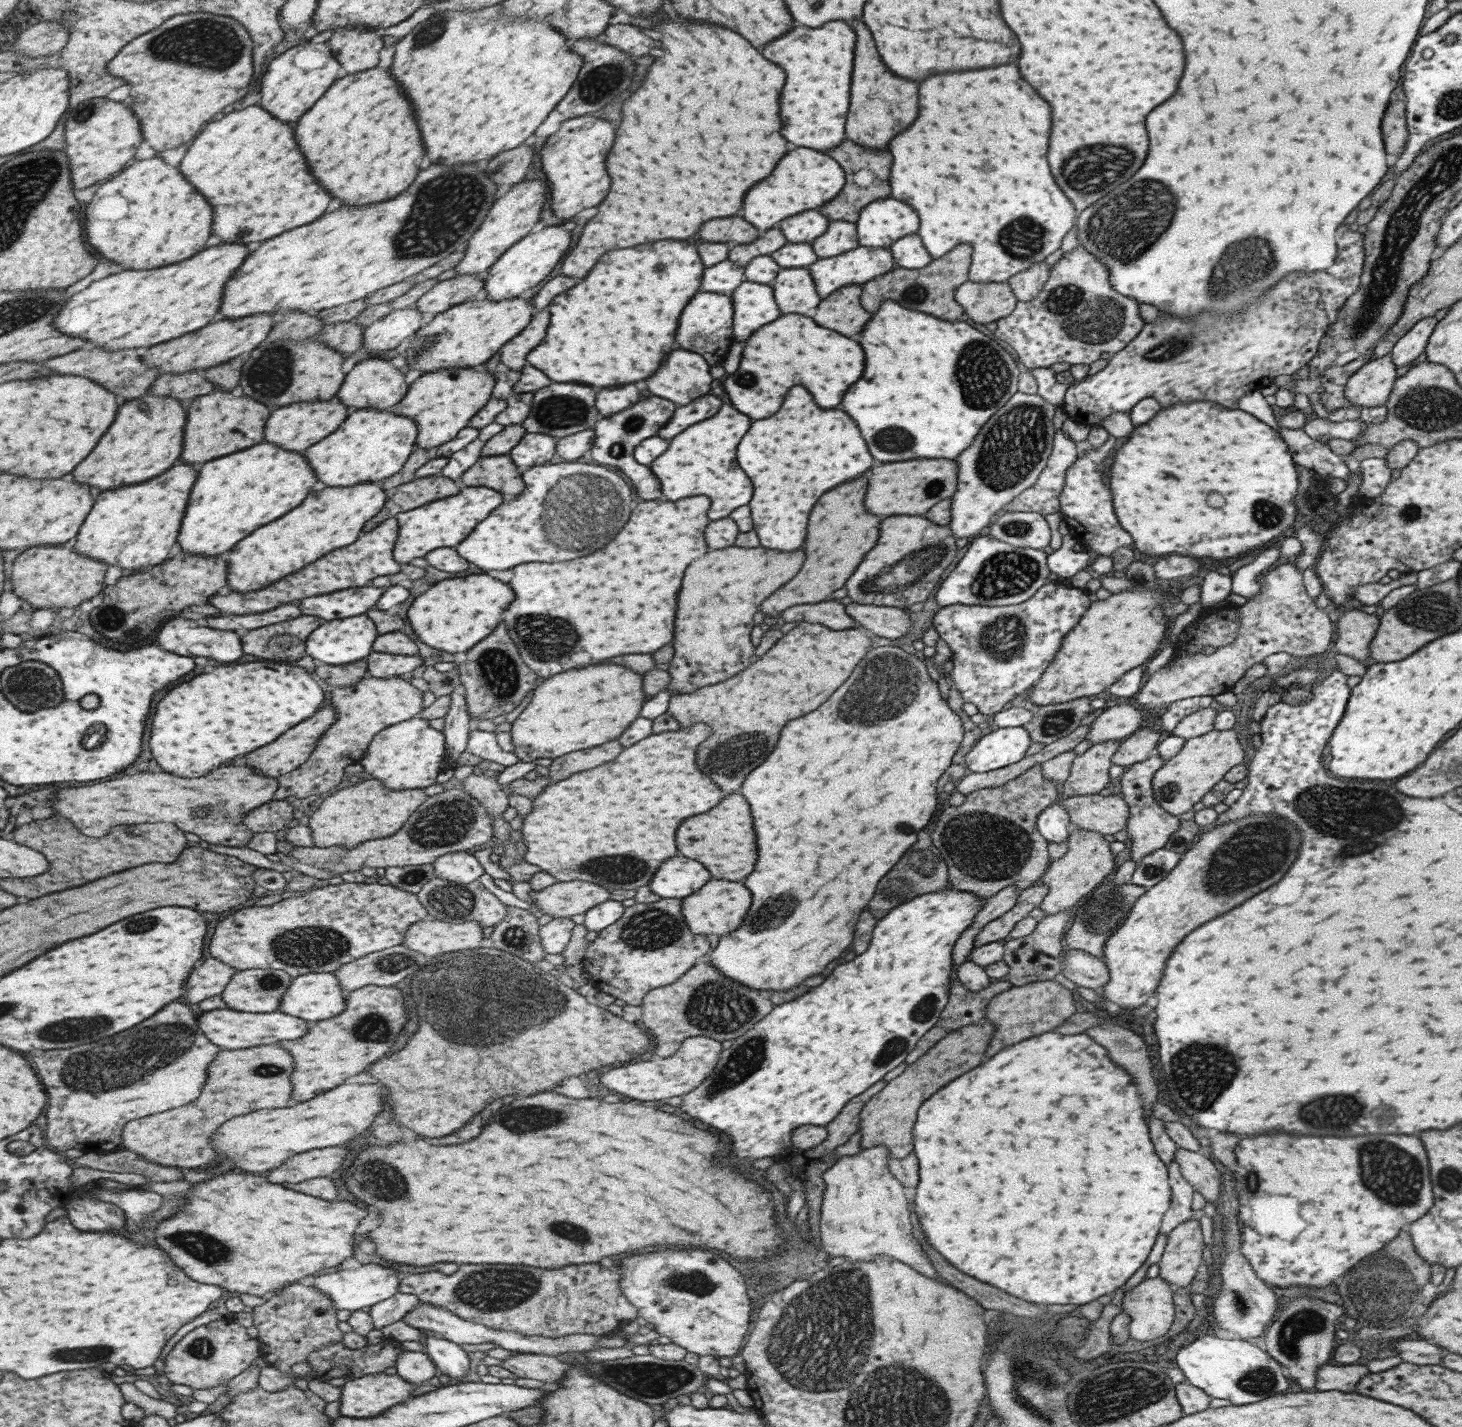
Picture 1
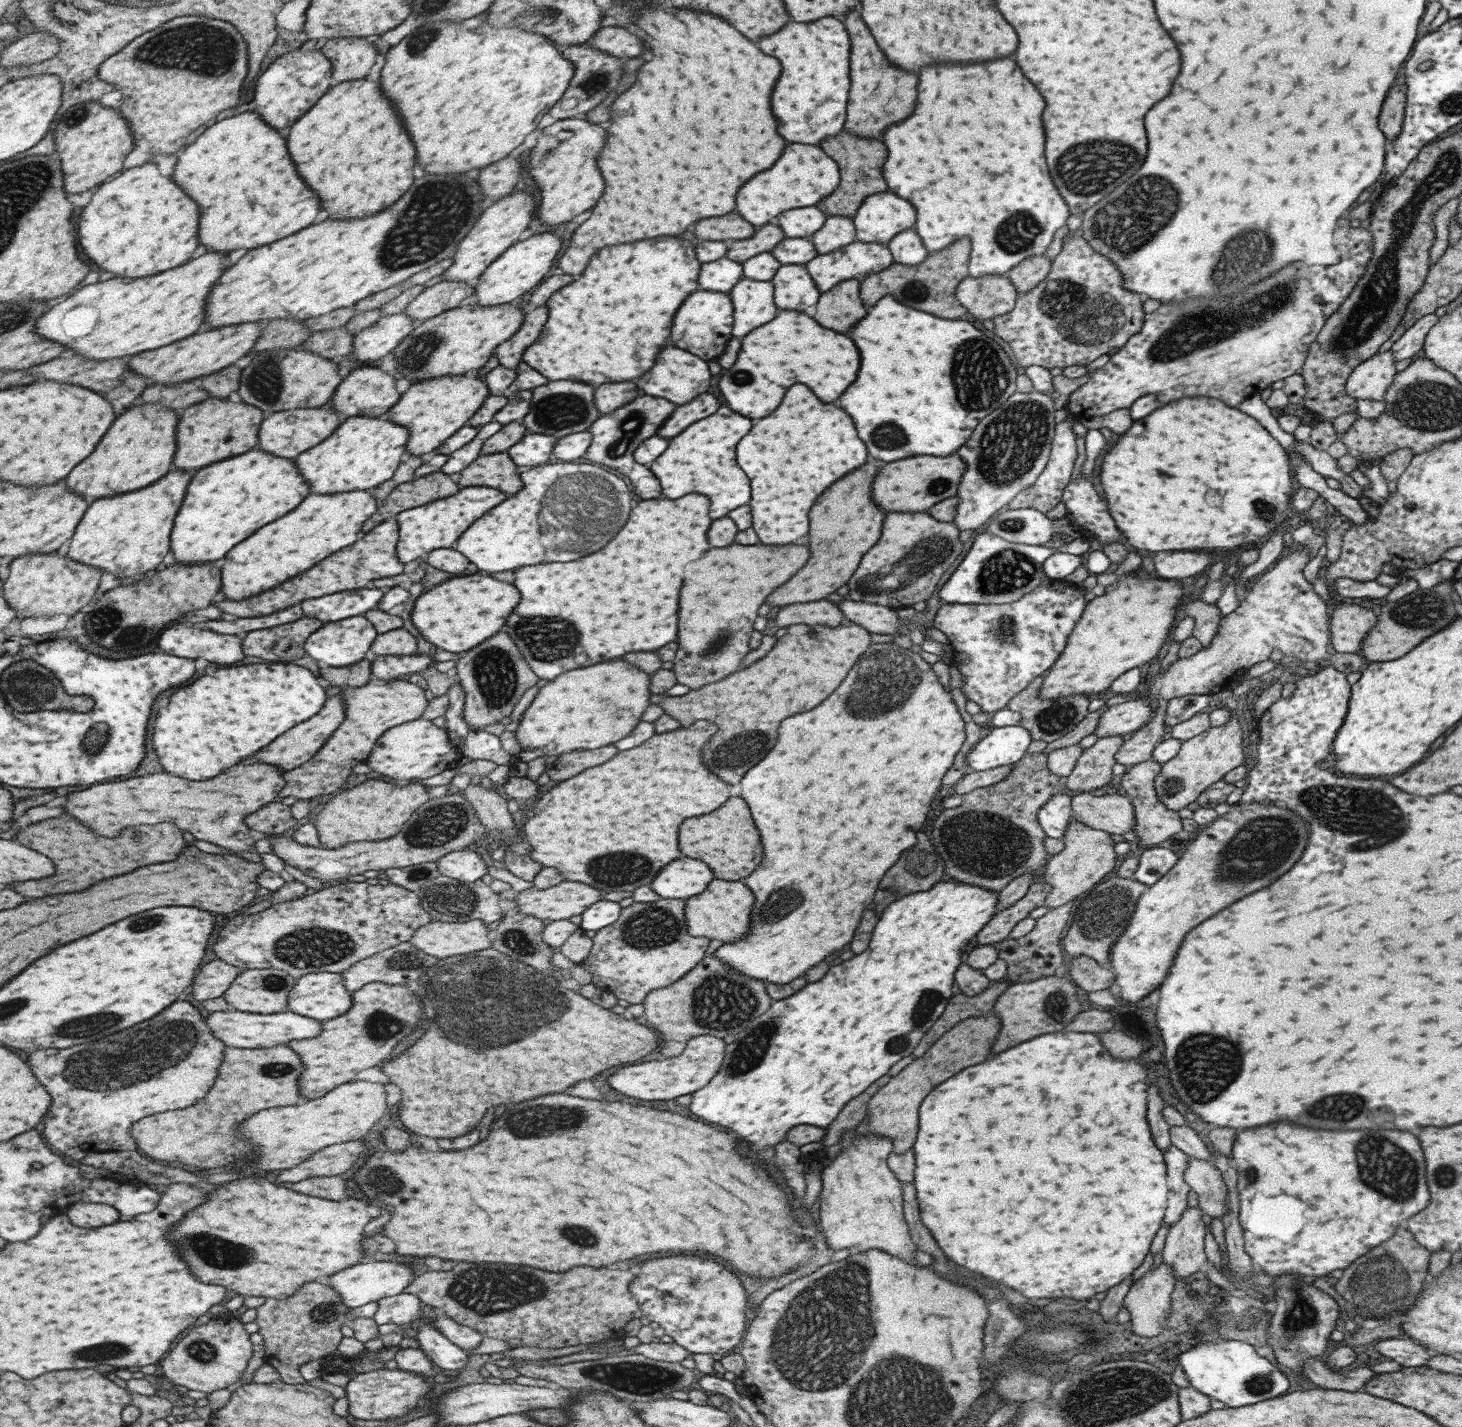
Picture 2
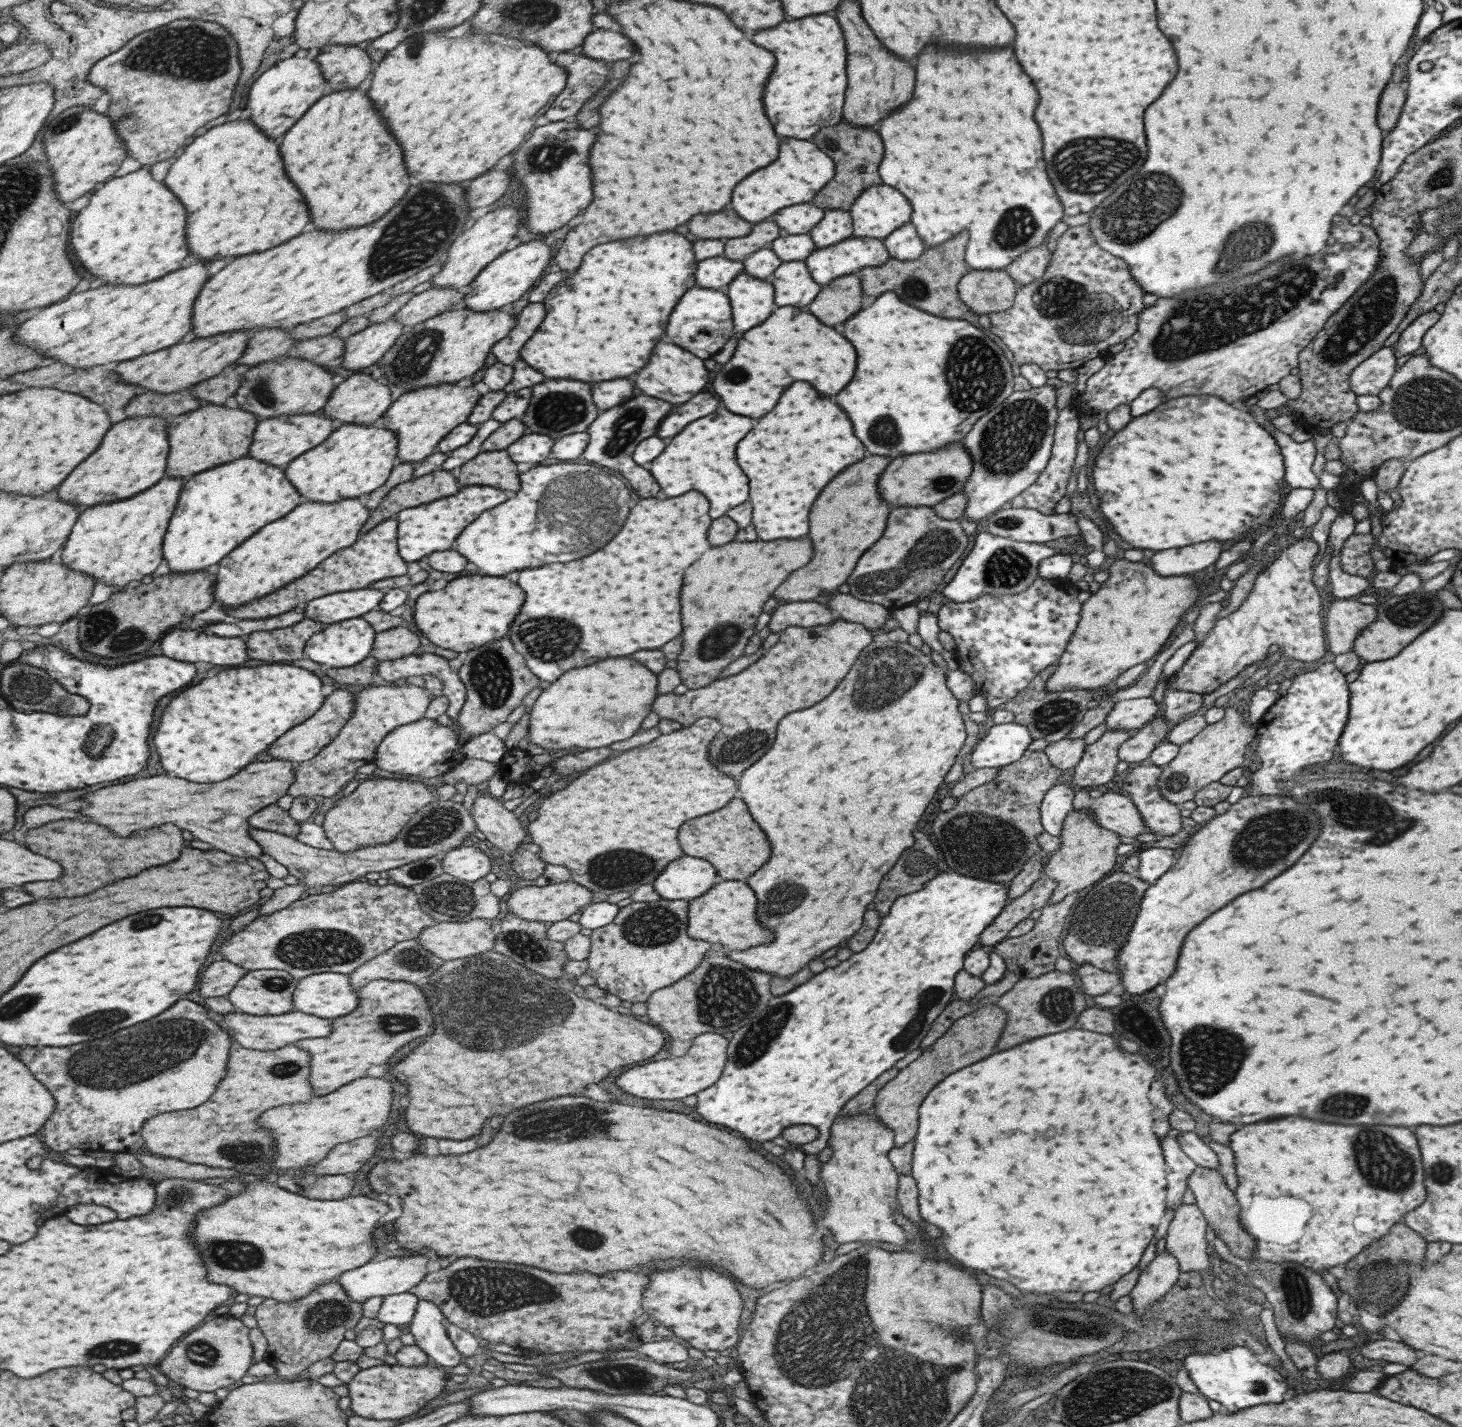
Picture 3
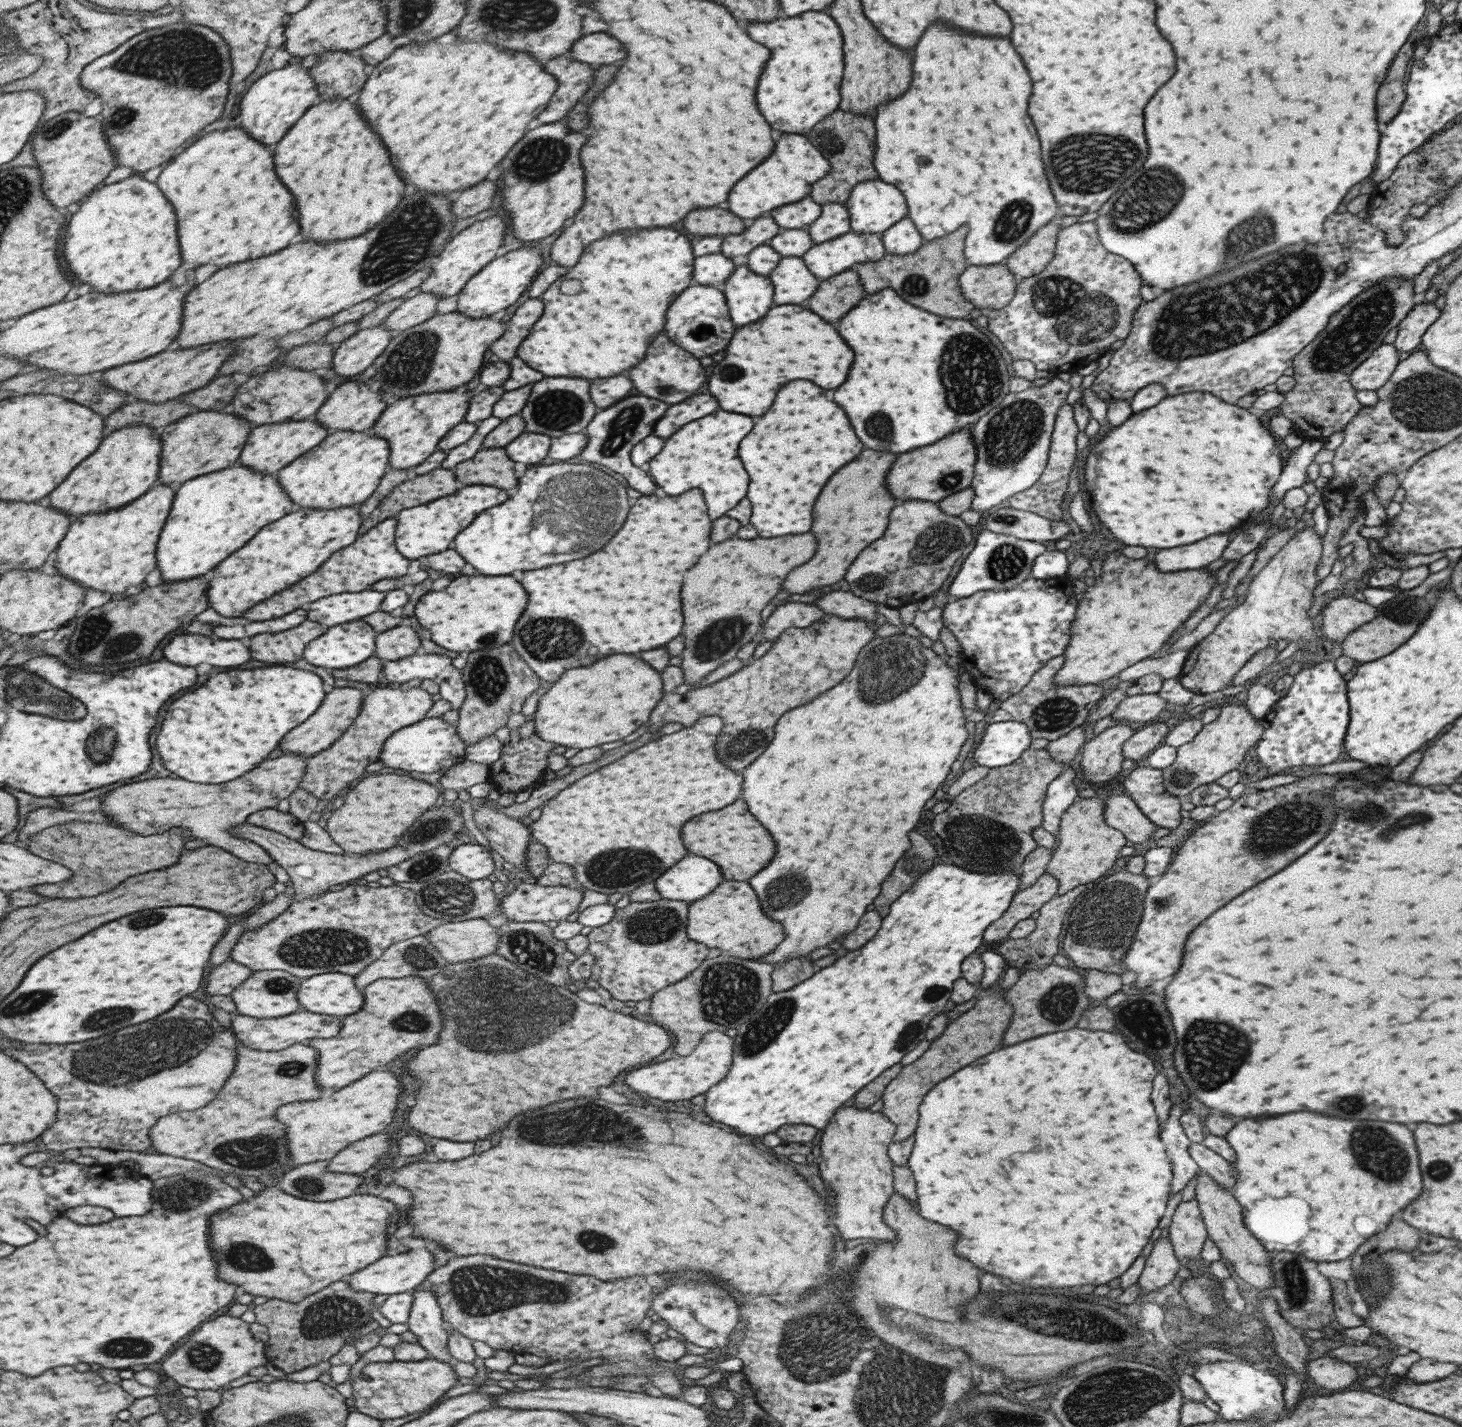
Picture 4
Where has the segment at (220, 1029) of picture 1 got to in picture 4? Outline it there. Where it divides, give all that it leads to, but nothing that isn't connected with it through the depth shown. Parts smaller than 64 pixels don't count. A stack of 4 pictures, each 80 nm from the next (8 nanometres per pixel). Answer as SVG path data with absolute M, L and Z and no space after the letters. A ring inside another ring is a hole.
M299 1012L291 1014L287 1018L249 1018L249 1016L237 1016L233 1020L233 1026L245 1046L255 1046L255 1050L285 1050L297 1042L311 1044L315 1038L335 1038L342 1032L343 1018L327 1016L327 1014L313 1014L313 1012Z

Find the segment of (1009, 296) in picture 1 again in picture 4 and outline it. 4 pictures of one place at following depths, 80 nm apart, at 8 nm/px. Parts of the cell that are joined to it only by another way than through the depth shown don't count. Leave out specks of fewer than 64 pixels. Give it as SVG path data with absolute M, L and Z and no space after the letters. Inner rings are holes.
M1003 262L985 266L967 265L958 276L958 285L963 296L979 310L1003 308L1014 295L1017 283L1017 277L1011 274Z

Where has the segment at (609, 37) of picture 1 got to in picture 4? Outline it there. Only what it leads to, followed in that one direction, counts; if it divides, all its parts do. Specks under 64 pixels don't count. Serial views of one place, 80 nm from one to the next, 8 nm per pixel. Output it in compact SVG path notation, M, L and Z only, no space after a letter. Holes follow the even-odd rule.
M601 32L590 33L578 38L570 46L568 53L571 60L584 62L591 68L623 58L623 48L619 46L619 42L615 42L613 38Z

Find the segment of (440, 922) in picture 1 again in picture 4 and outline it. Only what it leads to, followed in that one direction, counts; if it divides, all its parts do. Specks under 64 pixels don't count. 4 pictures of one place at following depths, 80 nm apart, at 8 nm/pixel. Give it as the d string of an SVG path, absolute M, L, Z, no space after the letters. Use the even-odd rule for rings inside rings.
M483 918L441 922L425 934L425 937L447 964L490 956L497 951L500 938L497 929L489 926Z

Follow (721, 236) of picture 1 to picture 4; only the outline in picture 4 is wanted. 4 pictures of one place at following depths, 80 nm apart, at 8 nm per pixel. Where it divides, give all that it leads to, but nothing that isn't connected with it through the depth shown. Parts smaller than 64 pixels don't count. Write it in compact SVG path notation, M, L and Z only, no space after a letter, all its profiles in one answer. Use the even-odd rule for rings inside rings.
M703 208L703 210L691 210L691 214L683 218L683 228L699 236L717 236L717 234L725 236L739 234L743 232L745 226L741 218L733 216L727 210Z

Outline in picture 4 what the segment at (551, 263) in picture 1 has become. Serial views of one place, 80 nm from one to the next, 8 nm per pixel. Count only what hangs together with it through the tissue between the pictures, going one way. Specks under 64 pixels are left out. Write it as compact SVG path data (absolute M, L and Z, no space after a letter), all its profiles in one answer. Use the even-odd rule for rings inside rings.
M520 247L494 258L474 274L457 293L456 312L469 318L483 318L506 309L517 300L523 290L529 288L533 276L541 270L541 263L541 255L539 251L535 251L535 247Z

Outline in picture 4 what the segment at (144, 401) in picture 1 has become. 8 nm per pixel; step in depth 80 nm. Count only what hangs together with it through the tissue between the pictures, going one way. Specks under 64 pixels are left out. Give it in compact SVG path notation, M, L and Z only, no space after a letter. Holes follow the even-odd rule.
M132 424L106 436L97 453L71 473L50 495L51 507L76 518L131 505L157 485L163 468L161 429Z

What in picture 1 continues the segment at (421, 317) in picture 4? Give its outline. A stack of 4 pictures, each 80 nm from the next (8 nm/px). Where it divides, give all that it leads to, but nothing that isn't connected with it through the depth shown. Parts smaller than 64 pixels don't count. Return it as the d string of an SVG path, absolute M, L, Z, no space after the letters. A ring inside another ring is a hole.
M477 274L455 275L434 284L412 306L421 314L439 314L452 306L465 302L469 296L475 296L482 286L483 281Z

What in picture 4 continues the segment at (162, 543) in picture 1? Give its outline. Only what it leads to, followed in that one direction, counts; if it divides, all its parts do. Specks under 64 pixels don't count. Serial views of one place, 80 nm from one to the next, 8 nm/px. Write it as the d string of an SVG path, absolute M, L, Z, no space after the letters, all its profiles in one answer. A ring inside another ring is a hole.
M157 484L131 505L109 512L83 514L77 517L56 549L54 570L76 580L85 588L109 592L114 597L124 596L124 592L127 592L131 586L142 587L147 576L158 568L158 542L167 519L170 517L170 510L177 496L177 487L171 484Z

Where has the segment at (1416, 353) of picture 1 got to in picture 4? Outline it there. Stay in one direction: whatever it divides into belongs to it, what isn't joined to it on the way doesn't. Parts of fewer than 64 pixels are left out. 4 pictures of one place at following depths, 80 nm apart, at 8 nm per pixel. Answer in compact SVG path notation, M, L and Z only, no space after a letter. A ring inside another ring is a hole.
M1415 300L1413 308L1407 312L1405 318L1395 327L1396 337L1392 342L1395 350L1400 352L1413 352L1419 346L1421 335L1427 327L1439 316L1433 303L1421 303Z

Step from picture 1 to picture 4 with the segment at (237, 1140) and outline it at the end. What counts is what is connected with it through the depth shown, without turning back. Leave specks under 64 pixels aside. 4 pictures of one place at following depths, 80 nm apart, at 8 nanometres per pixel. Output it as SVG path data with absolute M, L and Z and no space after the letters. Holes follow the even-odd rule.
M377 1070L367 1078L339 1090L337 1094L313 1102L293 1102L283 1106L279 1120L289 1126L287 1136L291 1138L291 1154L295 1154L297 1164L330 1161L353 1142L383 1132L393 1118L399 1092L401 1082L391 1072Z

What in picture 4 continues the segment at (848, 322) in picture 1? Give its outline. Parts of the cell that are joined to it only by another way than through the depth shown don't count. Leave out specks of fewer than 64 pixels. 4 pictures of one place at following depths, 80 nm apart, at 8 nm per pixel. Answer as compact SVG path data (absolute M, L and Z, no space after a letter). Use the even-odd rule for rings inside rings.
M853 268L820 280L811 298L807 298L807 310L819 314L823 320L833 322L841 318L861 298L862 286Z

